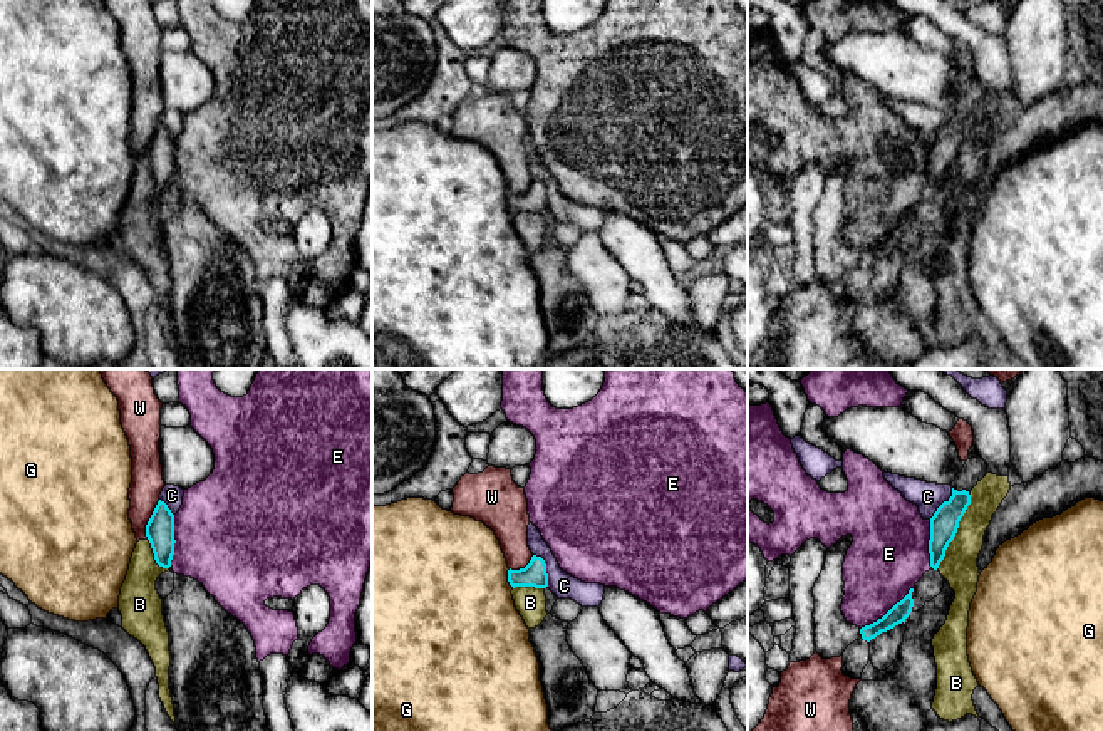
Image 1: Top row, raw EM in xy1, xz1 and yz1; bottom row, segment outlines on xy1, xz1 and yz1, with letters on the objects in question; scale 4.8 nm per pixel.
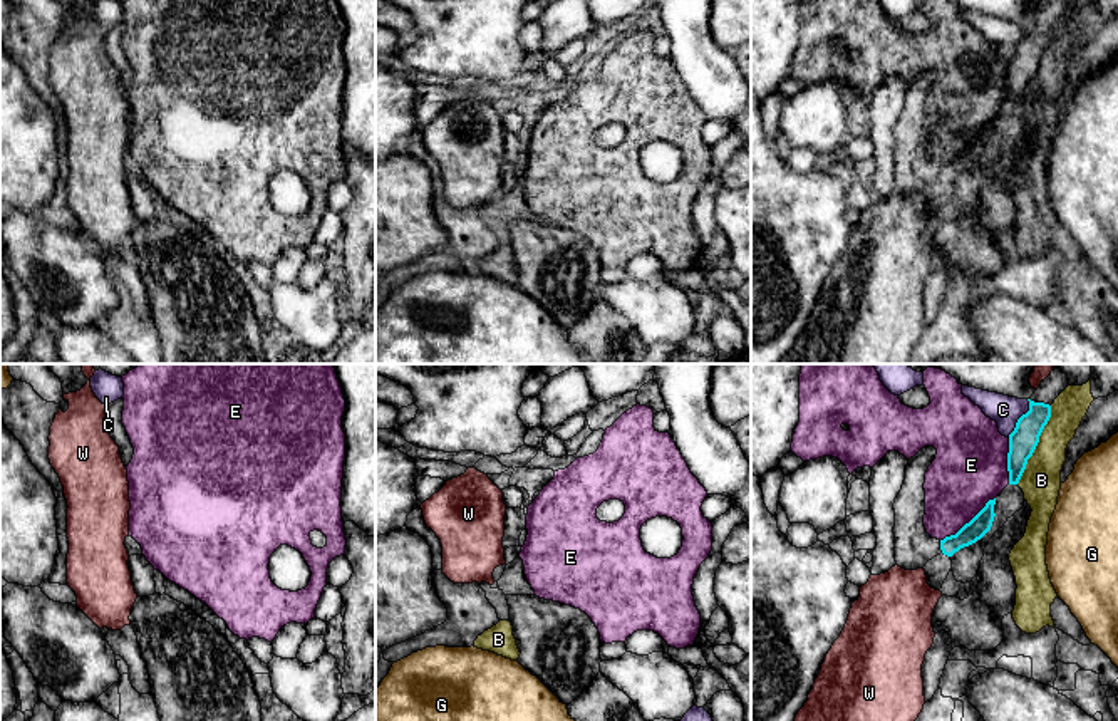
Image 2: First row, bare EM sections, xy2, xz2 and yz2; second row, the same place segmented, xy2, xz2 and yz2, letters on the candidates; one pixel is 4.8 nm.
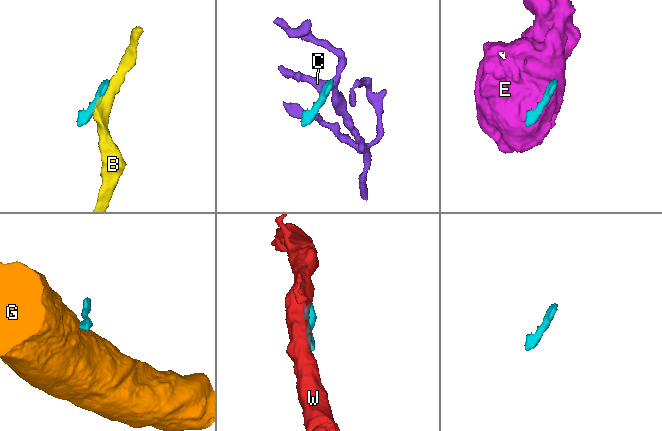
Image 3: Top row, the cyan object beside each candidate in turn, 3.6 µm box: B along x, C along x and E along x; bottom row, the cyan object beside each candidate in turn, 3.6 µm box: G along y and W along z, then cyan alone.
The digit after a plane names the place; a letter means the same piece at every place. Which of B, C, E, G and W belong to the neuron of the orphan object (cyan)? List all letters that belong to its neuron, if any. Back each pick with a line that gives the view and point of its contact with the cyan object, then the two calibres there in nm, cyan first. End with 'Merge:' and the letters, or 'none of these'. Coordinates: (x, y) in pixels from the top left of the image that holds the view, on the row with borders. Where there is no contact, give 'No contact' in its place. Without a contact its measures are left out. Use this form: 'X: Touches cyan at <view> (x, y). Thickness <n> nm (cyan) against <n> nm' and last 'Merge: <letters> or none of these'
Merge: none of these

